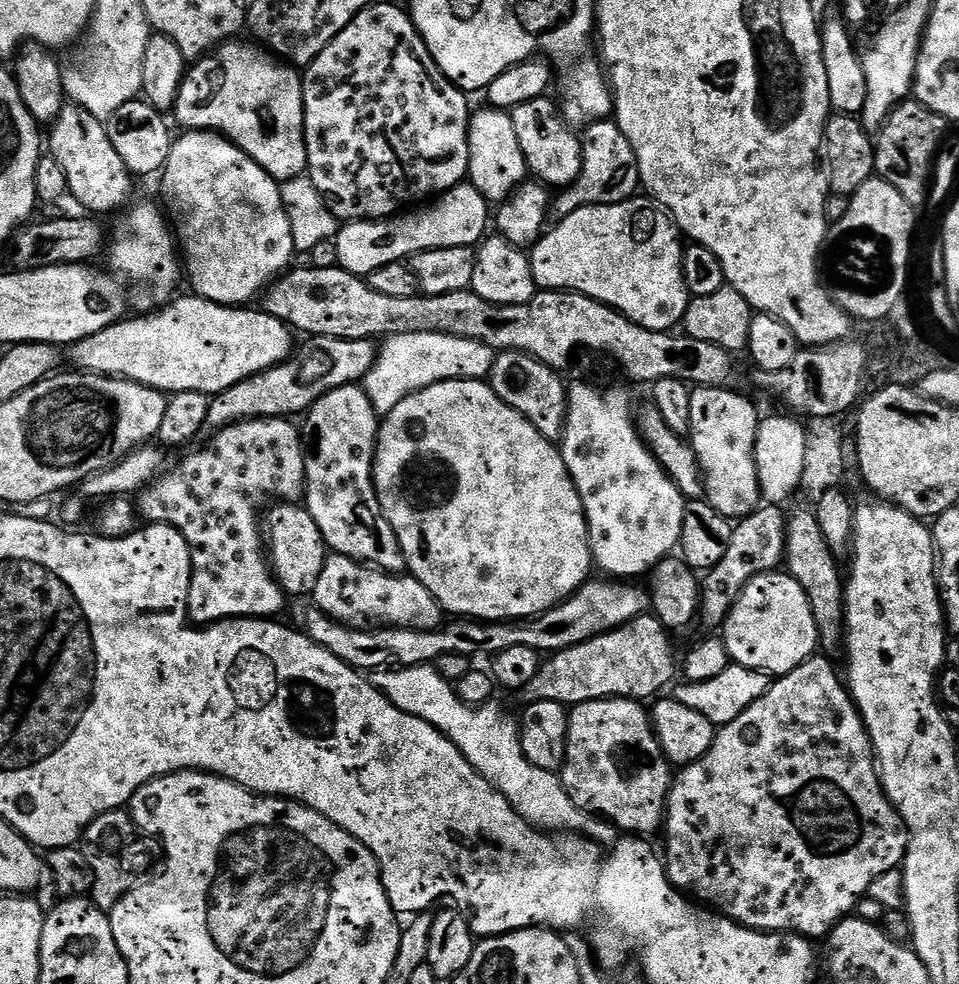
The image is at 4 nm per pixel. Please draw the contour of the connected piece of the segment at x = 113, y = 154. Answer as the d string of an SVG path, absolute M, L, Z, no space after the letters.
M68 102L58 114L58 118L52 121L50 131L52 137L49 140L47 137L46 144L47 147L48 144L52 147L49 148L50 154L58 162L62 162L62 170L66 170L71 199L74 198L82 207L89 208L84 210L92 214L112 212L120 207L123 209L129 203L128 195L132 192L134 177L126 162L118 158L118 150L110 146L107 127L97 116L77 104Z

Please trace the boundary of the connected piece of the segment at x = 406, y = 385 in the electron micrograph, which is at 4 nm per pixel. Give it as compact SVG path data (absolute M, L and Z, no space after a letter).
M423 332L422 334L398 334L387 337L379 345L376 361L362 381L364 393L370 398L377 417L383 418L402 402L402 398L410 398L418 390L426 390L426 386L434 386L438 382L447 380L484 380L491 373L492 363L496 360L497 353L490 346L477 340L454 336L451 332Z

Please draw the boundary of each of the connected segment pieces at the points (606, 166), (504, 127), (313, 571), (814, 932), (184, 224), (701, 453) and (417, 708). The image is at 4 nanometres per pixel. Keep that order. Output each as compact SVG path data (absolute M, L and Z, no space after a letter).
M603 120L587 125L580 137L583 166L579 178L561 189L549 205L549 217L556 222L565 220L574 210L586 205L612 205L627 200L635 195L634 190L640 184L637 156L615 121Z
M484 106L481 112L473 111L468 121L468 145L470 146L470 158L468 159L467 179L486 201L496 200L502 202L519 184L525 183L526 165L522 146L518 146L518 134L514 134L514 122L507 111L491 106Z
M296 502L273 503L266 512L266 548L276 581L285 593L289 597L311 597L318 586L318 577L322 574L330 549L322 538L322 530L318 530L318 522L310 518L307 507Z
M813 654L794 670L773 679L762 694L762 698L758 698L758 702L742 710L742 714L738 714L734 722L723 725L717 731L710 750L699 762L685 764L675 773L672 789L668 791L666 805L668 881L689 897L727 916L729 920L735 920L745 928L754 928L757 932L795 932L797 936L809 938L827 937L833 925L839 924L855 909L856 903L867 893L874 878L901 867L904 853L908 850L910 833L905 828L904 820L896 807L888 801L888 796L880 784L872 740L864 729L864 719L860 717L856 703L842 683L841 673L839 676L835 666L827 659L831 660L827 655Z
M188 130L180 135L173 139L168 160L164 163L162 169L162 177L164 176L164 200L172 207L173 216L170 216L170 220L174 225L175 235L179 237L178 244L182 249L183 263L186 265L187 283L188 280L192 283L191 291L195 295L206 298L210 302L233 306L251 305L253 303L252 299L256 295L257 299L277 276L289 271L290 265L293 263L293 261L291 262L292 254L294 255L297 251L294 238L291 236L290 218L287 217L287 210L284 208L284 203L280 197L280 184L262 166L258 166L258 162L250 159L240 147L233 144L231 140L227 140L225 136L221 136L219 132Z
M697 387L690 398L690 443L696 452L700 468L704 472L704 496L708 503L718 510L718 514L729 518L743 518L749 516L761 507L760 483L754 450L756 449L756 435L760 425L761 413L756 413L756 408L744 396L736 392L728 392L727 387L702 388Z
M423 664L413 668L376 670L371 673L372 685L388 699L411 716L430 722L443 736L474 766L486 782L493 784L511 803L512 808L523 820L548 830L552 824L552 808L569 807L568 795L564 792L561 777L534 766L526 758L520 741L517 721L511 720L496 702L471 708L458 698L455 687L442 679L434 666Z

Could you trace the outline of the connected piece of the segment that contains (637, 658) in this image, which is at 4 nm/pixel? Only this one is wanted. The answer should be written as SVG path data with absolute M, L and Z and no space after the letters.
M645 614L614 631L604 632L578 646L553 653L541 663L538 674L530 682L510 694L510 699L518 708L524 708L542 700L575 706L586 701L603 699L638 699L644 702L647 701L646 698L659 697L663 693L660 691L671 682L672 671L675 668L677 671L678 668L677 661L676 664L672 661L672 640L668 636L671 635L664 623L657 620L655 615Z

